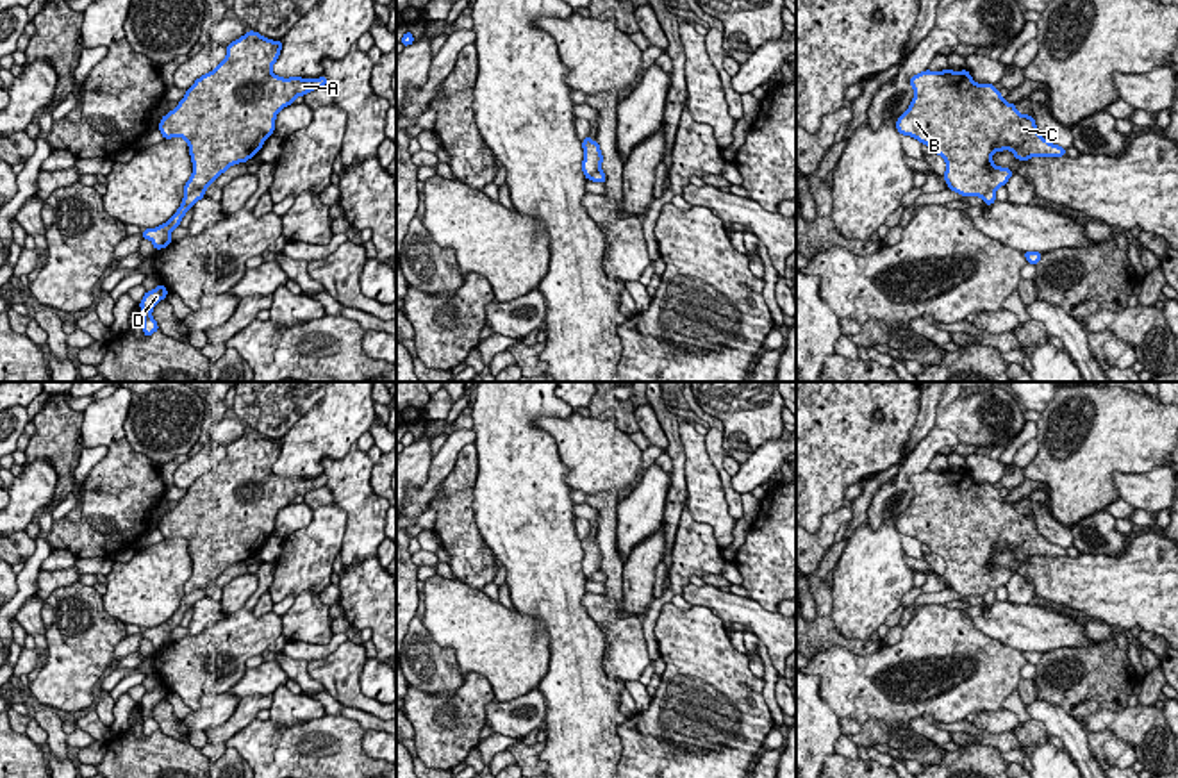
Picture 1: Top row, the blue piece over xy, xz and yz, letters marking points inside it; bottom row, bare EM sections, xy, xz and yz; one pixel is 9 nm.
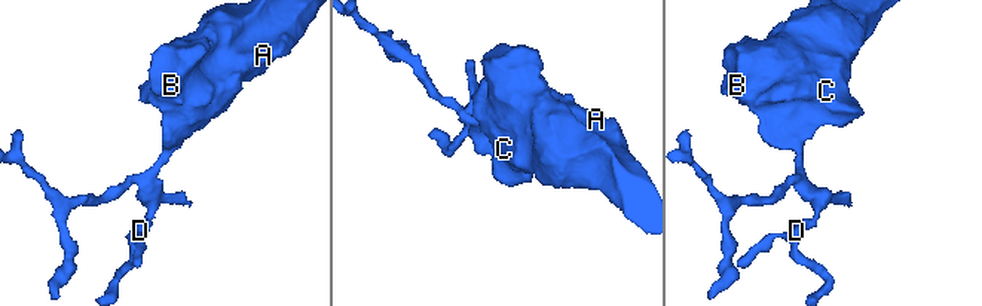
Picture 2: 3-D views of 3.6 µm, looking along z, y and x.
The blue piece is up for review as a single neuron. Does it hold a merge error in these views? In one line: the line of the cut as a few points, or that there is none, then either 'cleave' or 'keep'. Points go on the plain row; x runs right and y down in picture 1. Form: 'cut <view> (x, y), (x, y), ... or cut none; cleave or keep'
cut xy (206, 586), (184, 595); cleave

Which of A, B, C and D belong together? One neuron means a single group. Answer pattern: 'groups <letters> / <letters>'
groups A B C / D

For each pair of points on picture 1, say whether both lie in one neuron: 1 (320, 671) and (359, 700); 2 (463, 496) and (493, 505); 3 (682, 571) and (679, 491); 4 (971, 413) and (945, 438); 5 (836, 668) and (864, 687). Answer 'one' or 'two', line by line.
1: one
2: two
3: two
4: two
5: one

